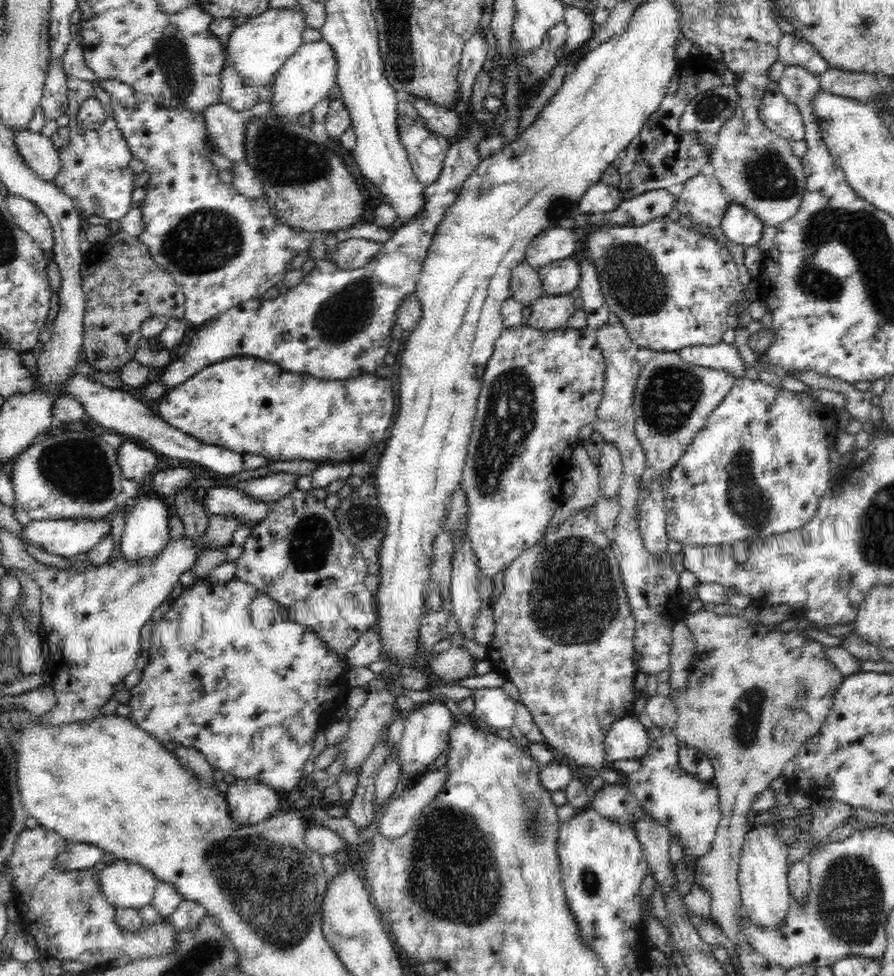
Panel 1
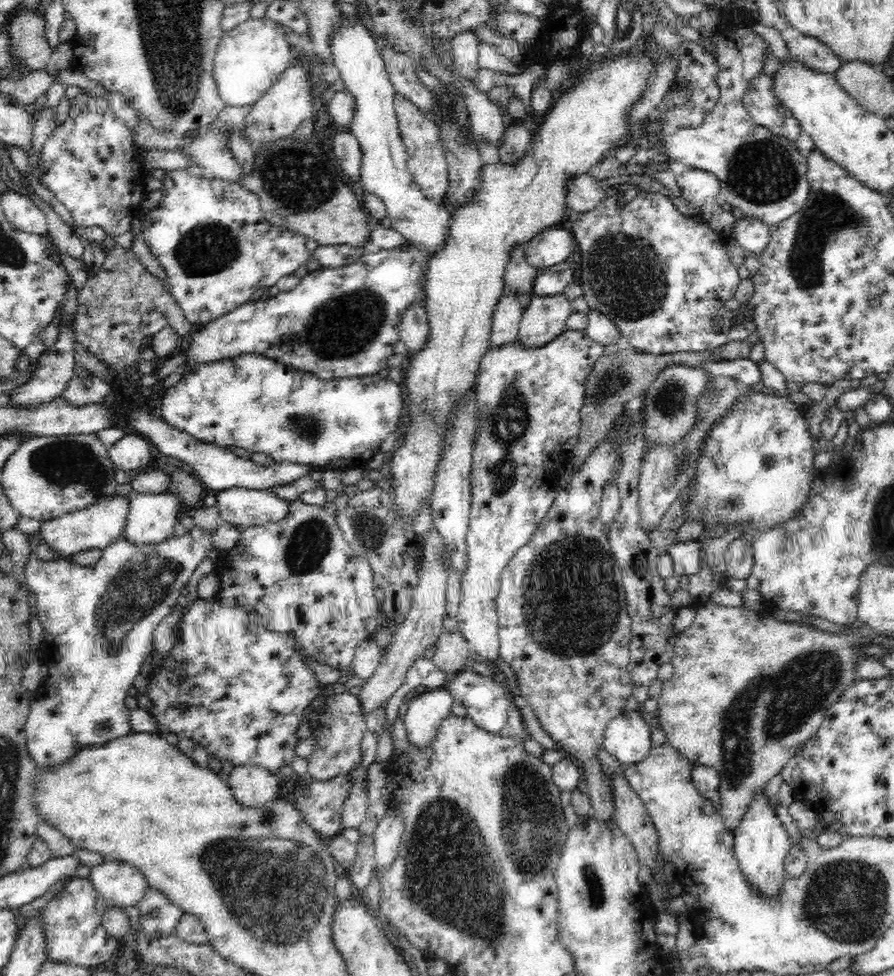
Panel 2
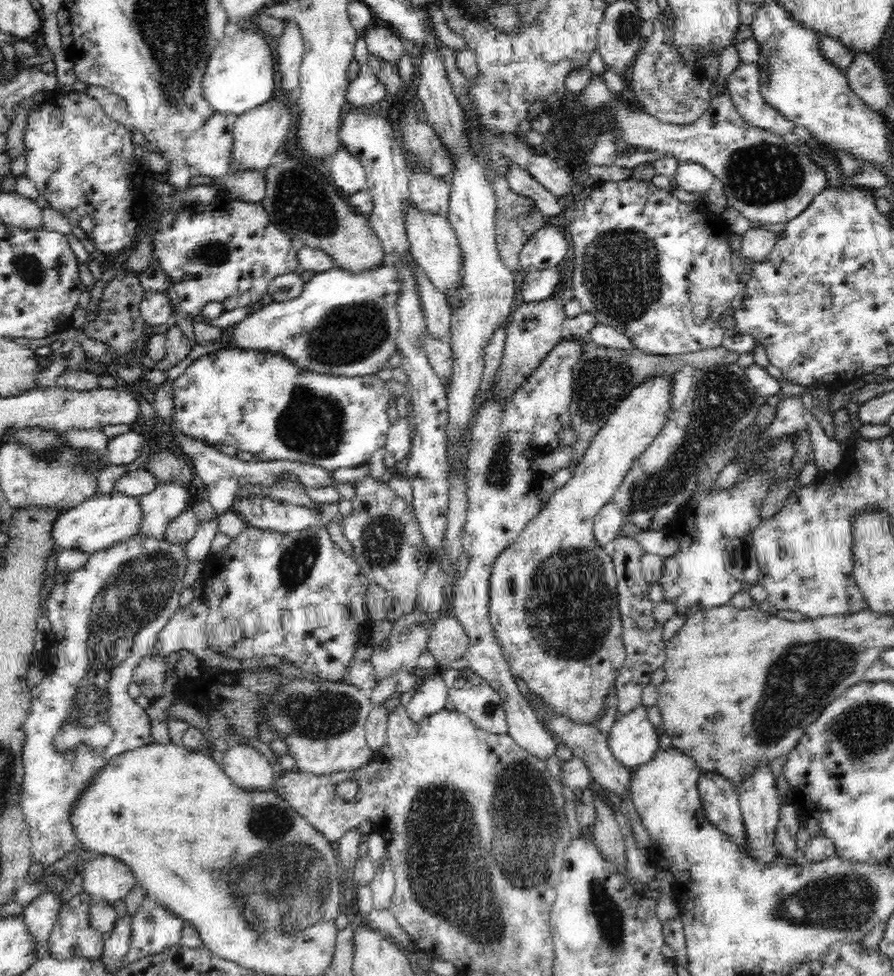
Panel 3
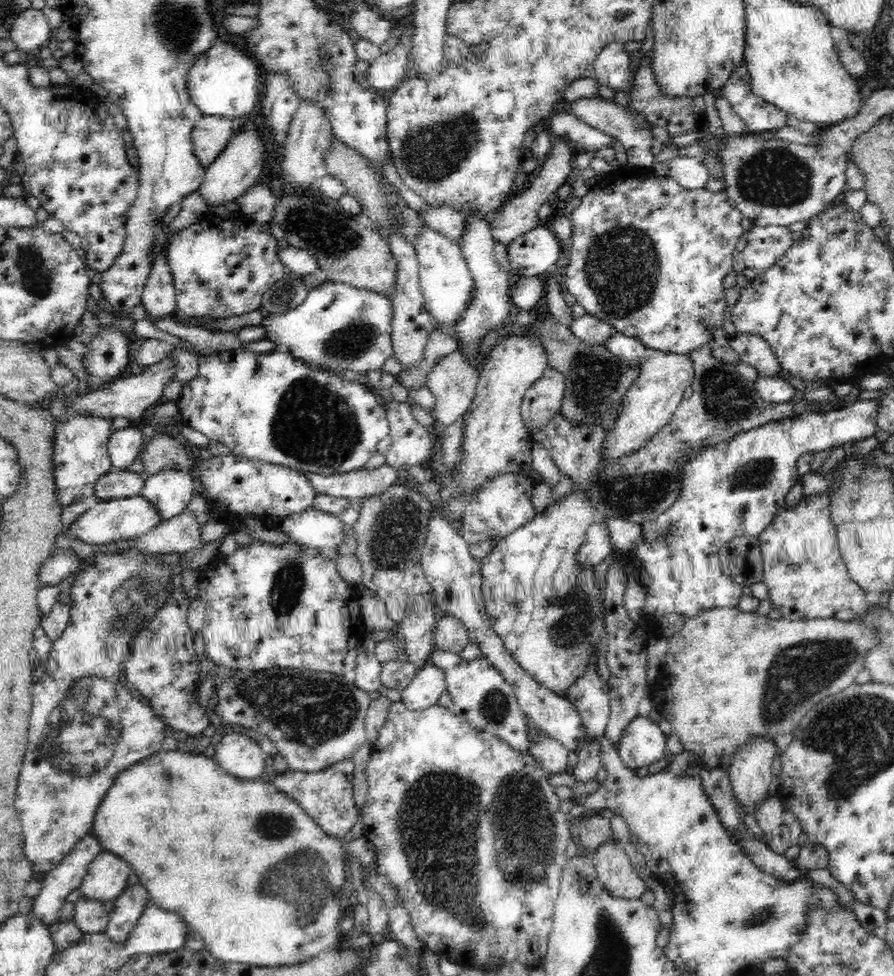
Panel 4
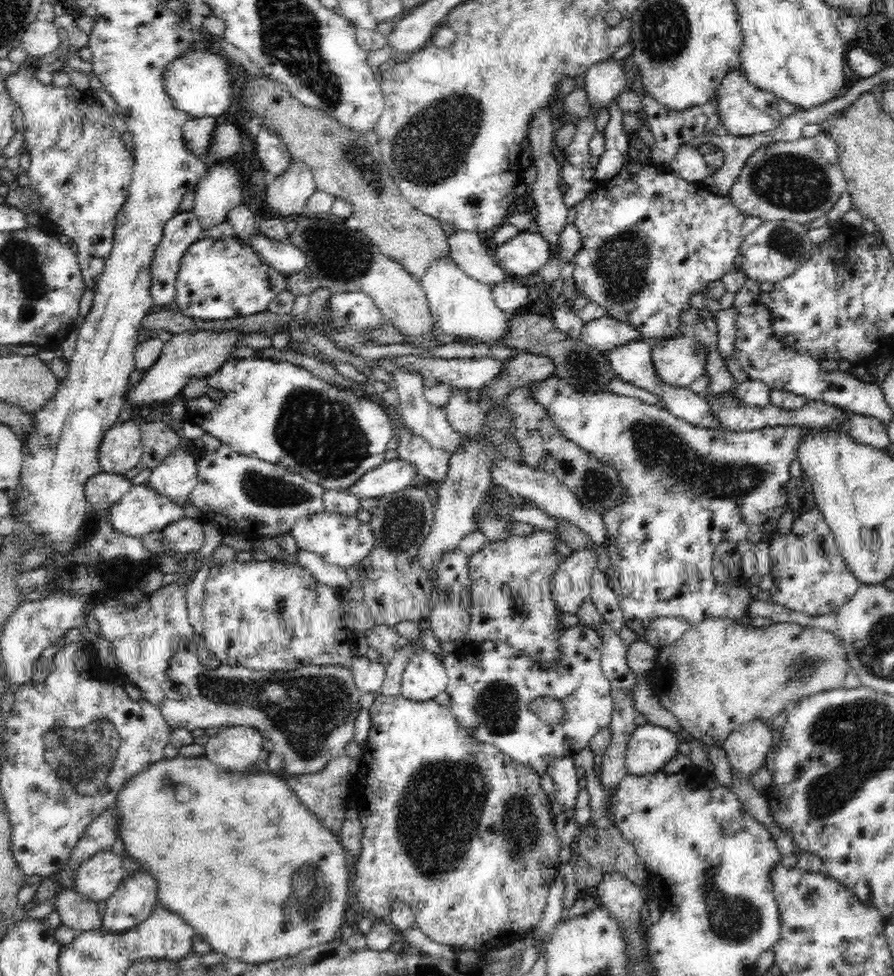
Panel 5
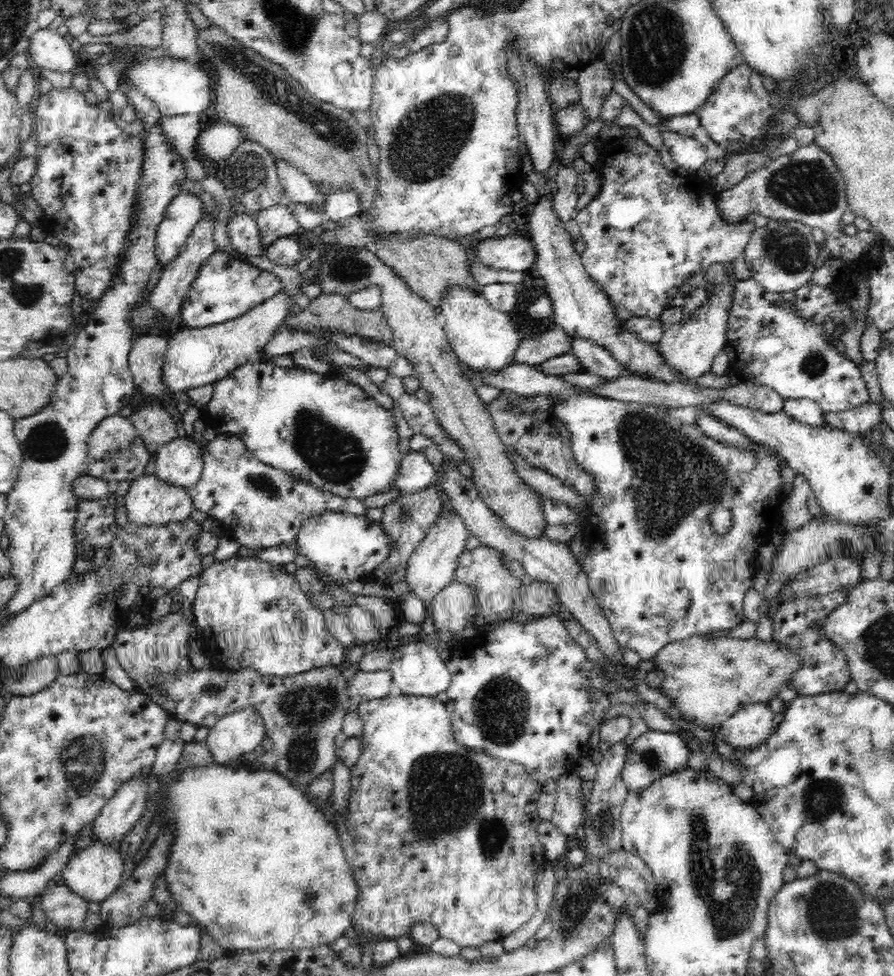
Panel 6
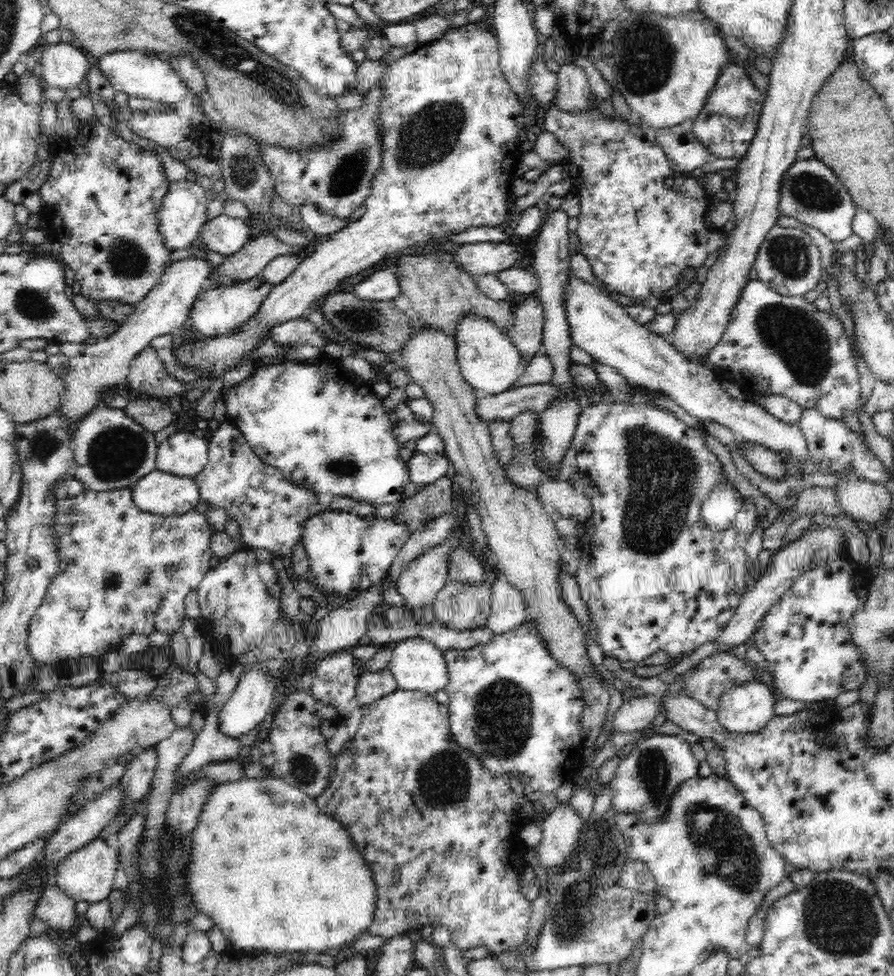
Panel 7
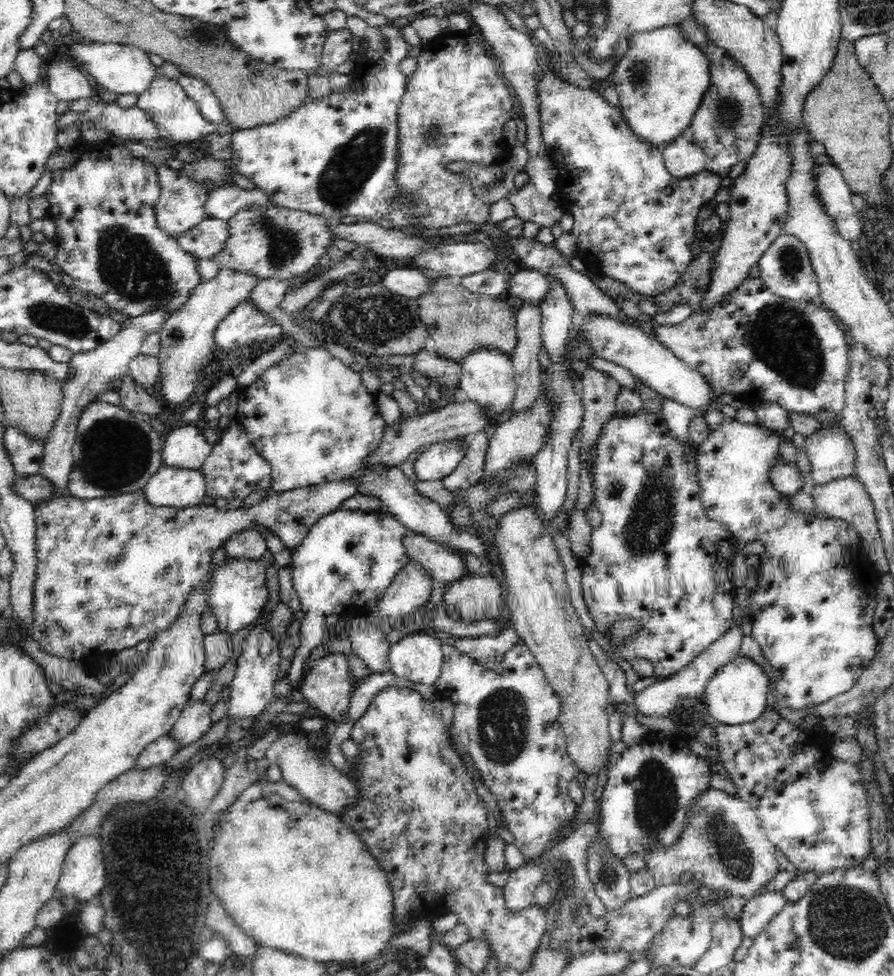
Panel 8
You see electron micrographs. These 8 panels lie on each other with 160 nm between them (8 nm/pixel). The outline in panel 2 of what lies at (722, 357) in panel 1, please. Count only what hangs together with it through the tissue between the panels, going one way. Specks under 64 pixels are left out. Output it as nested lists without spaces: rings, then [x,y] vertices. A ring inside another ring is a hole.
[[[749,358],[736,360],[708,359],[703,362],[702,368],[709,374],[736,378],[737,382],[746,389],[751,388],[753,384],[761,380],[760,365]]]

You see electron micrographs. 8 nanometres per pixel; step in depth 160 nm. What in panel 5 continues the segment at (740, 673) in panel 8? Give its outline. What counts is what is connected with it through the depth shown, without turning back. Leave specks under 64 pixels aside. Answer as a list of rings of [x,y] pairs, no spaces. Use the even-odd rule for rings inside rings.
[[[760,718],[751,719],[750,722],[735,727],[728,734],[728,738],[726,738],[722,746],[726,751],[733,772],[741,774],[750,781],[754,776],[754,772],[765,766],[766,754],[770,754],[770,750],[772,750],[772,734],[774,734],[772,727],[768,722]]]

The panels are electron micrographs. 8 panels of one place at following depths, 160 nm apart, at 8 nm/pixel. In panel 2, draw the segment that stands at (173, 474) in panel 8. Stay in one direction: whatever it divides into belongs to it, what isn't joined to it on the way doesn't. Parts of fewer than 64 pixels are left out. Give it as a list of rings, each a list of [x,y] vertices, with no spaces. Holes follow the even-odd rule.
[[[123,490],[123,494],[121,491],[110,498],[98,498],[93,506],[86,509],[76,510],[53,520],[42,521],[40,537],[50,547],[51,552],[58,552],[65,558],[81,551],[104,550],[123,538],[128,511],[130,511],[129,498],[126,495],[124,497]]]

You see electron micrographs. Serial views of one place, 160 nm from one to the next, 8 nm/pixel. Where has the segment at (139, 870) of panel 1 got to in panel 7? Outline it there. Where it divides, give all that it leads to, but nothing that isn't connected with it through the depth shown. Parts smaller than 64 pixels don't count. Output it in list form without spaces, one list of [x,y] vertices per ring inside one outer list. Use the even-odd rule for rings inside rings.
[[[98,837],[92,842],[88,842],[86,846],[71,851],[66,858],[62,858],[52,878],[54,884],[57,884],[60,890],[76,902],[82,900],[88,903],[96,903],[108,898],[108,895],[112,892],[117,866],[118,852],[112,846],[108,846],[104,839]]]

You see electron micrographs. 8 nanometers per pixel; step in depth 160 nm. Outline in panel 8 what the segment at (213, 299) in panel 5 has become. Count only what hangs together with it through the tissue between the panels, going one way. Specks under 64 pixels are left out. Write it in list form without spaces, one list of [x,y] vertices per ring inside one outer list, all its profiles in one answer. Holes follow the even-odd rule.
[[[248,298],[241,302],[232,314],[228,314],[226,318],[218,323],[215,333],[215,341],[218,346],[225,353],[232,352],[236,348],[242,348],[242,346],[251,346],[253,344],[259,344],[263,342],[274,343],[279,342],[286,336],[286,333],[282,331],[282,325],[276,323],[276,321],[265,316],[258,308],[252,303],[252,299]]]

